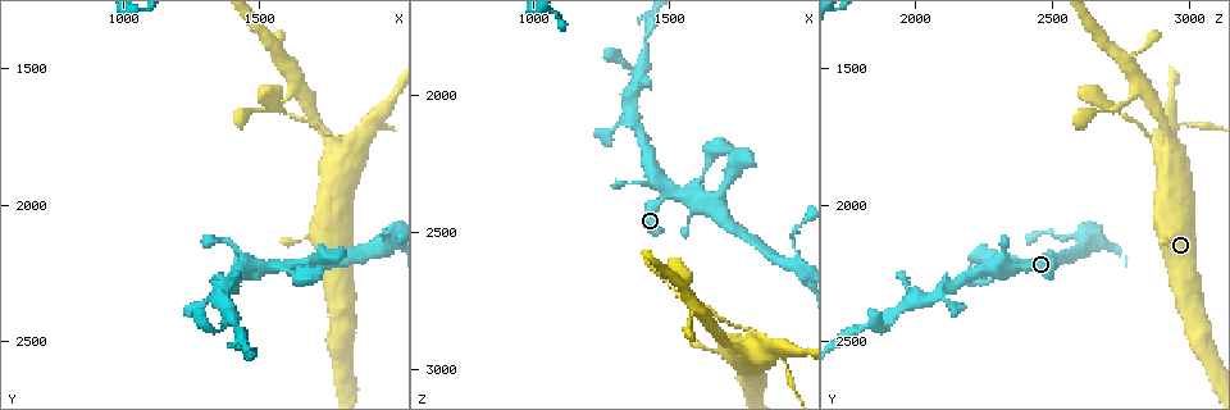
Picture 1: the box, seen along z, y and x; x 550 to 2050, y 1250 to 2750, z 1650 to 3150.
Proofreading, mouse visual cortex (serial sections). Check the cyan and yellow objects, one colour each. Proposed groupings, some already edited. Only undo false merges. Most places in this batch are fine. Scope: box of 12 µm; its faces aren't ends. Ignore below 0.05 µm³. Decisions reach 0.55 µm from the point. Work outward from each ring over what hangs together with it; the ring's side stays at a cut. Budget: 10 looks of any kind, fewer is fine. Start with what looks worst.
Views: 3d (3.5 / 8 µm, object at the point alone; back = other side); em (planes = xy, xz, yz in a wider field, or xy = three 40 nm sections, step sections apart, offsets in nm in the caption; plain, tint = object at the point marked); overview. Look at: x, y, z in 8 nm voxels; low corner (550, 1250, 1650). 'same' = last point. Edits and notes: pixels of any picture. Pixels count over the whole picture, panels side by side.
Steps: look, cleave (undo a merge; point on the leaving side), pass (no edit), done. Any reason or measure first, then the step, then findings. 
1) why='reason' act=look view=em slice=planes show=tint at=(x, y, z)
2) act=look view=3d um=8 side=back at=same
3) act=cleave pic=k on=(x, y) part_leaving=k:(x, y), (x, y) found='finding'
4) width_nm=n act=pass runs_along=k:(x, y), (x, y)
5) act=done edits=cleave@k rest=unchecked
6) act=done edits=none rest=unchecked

why='abrupt turn' act=look view=3d um=3.5 at=(1790, 1780, 2950)

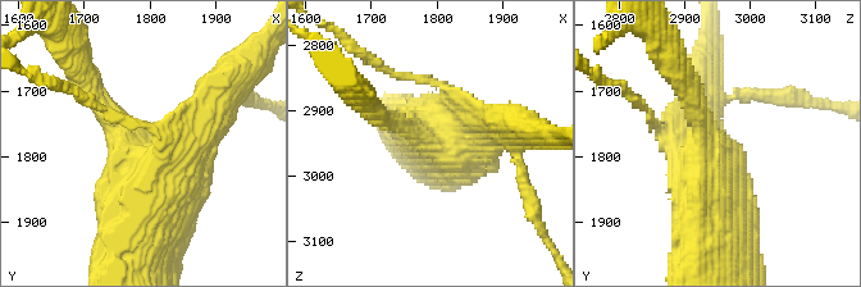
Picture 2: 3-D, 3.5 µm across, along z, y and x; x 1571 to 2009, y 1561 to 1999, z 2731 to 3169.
act=look view=em slice=xy step=2 show=tint at=(1790, 1790, 2945)

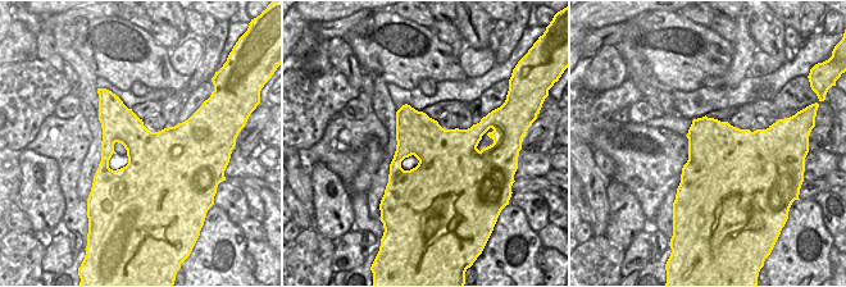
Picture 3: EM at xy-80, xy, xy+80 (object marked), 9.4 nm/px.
act=pass found='all the same cell'

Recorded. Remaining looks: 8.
why='abrupt turn' act=look view=3d um=3.5 at=(1550, 1640, 2740)

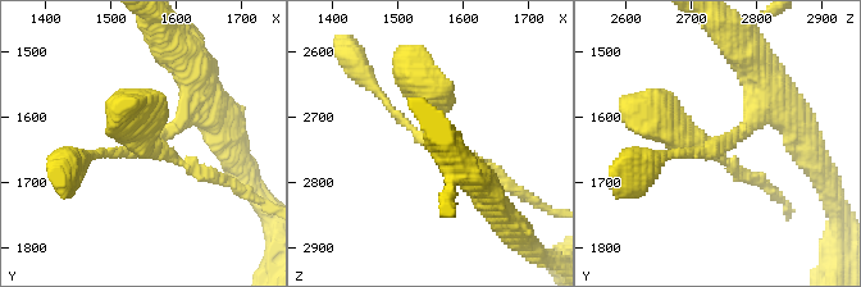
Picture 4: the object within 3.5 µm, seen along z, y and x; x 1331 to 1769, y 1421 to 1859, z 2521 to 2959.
act=look view=em slice=xy step=3 show=tint at=(1540, 1640, 2735)

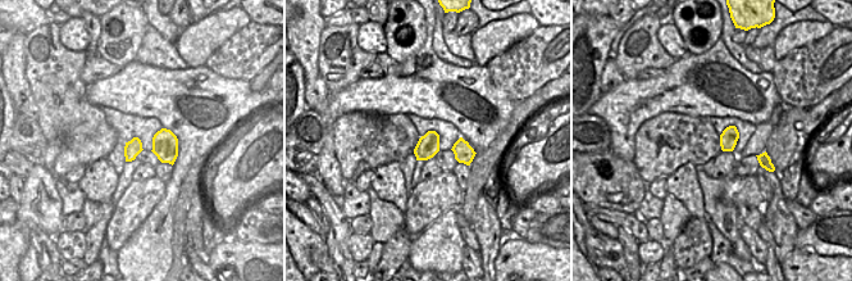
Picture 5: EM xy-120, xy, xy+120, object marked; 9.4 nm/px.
act=pass runs_along=4:(477, 187), (422, 139), (418, 76) found='one cell here'

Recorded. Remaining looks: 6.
why='abrupt turn' act=look view=3d um=3.5 at=(1550, 2220, 2370)

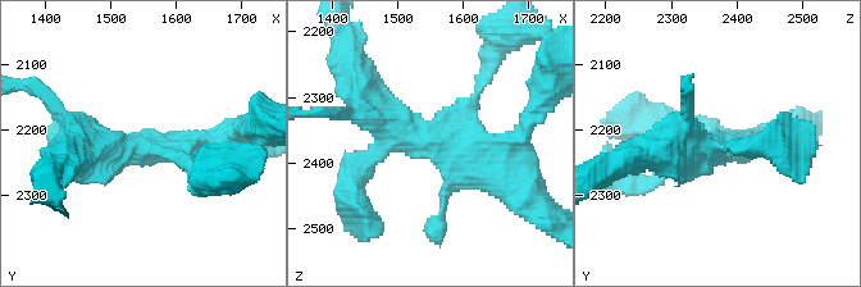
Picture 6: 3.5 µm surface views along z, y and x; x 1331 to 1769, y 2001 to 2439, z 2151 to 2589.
act=look view=em slice=xy step=3 show=tint at=(1565, 2225, 2370)

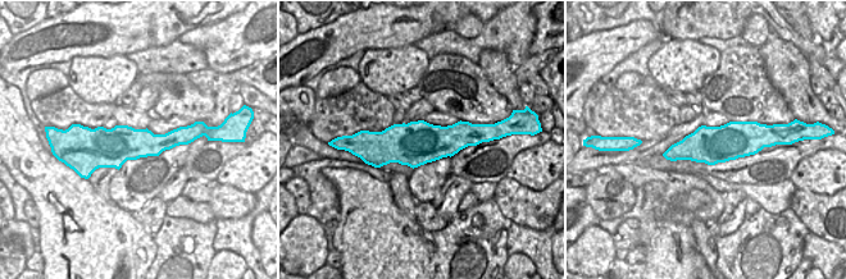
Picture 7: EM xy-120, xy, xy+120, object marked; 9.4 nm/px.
act=pass runs_along=7:(81, 136), (91, 142), (189, 138) found='all the same cell'

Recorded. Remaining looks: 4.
why='looks like a crossing' act=look view=3d um=3.5 at=(1970, 2130, 2610)

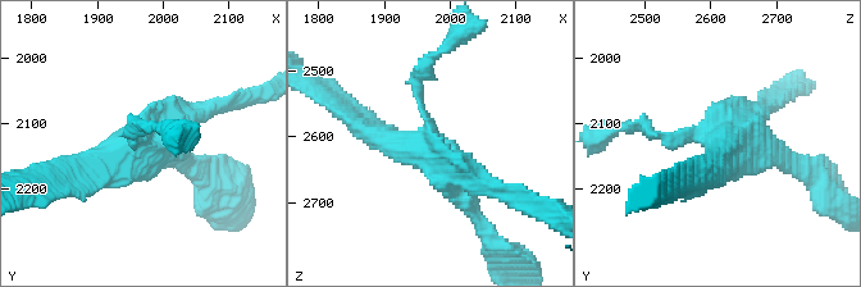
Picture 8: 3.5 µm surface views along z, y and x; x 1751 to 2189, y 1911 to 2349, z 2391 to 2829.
arms=4 arm_widths_nm=150,250,300,300 why='now the EM' act=look view=em slice=planes show=tint at=(1955, 2130, 2610)

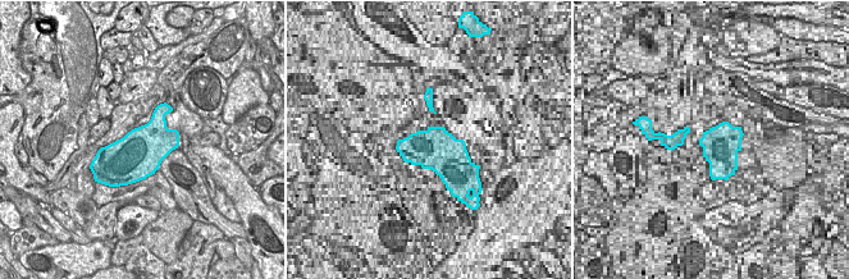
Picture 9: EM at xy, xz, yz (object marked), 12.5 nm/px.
act=pass runs_along=8:(355, 122), (422, 145), (469, 210) found='all the same cell'

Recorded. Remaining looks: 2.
act=done edits=none rest=unchecked

